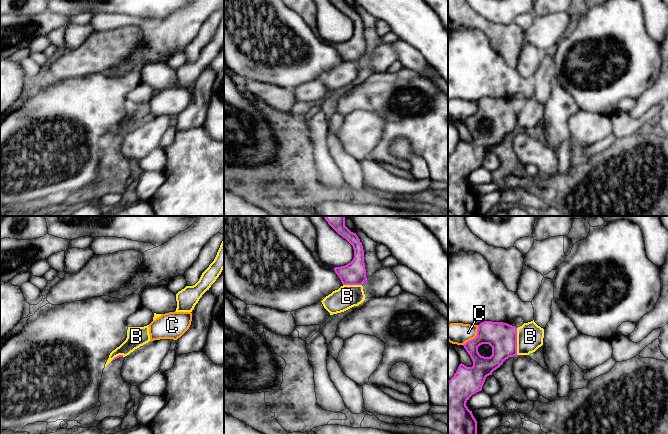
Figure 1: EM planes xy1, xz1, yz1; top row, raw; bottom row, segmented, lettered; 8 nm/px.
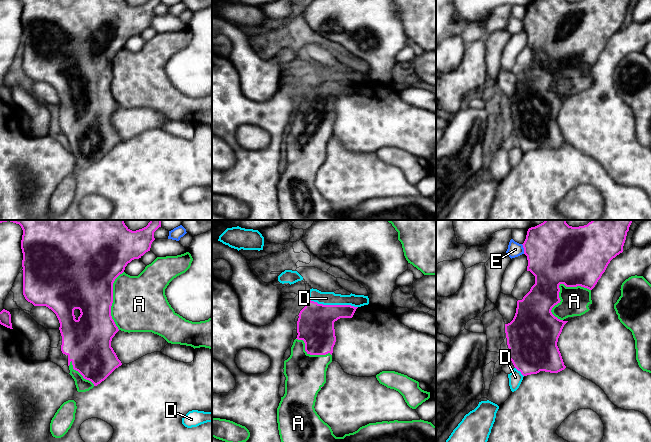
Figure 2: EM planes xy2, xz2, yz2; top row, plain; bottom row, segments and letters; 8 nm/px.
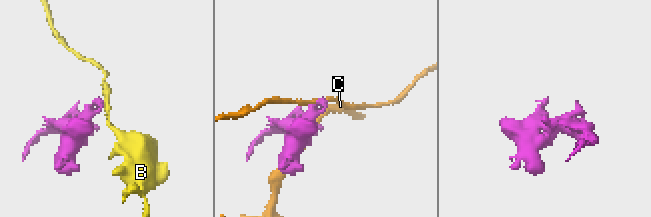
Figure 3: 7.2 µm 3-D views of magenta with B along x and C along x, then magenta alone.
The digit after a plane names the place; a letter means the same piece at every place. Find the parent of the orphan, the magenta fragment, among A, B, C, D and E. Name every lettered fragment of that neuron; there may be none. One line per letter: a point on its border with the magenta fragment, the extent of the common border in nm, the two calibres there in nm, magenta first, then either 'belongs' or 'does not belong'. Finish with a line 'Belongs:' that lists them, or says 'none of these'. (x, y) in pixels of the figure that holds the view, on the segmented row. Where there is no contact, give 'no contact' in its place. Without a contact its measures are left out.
A: yz2 (560, 283) | 380 nm | 480/220 nm | belongs
B: yz1 (516, 341) | 220 nm | 240/220 nm | does not belong
C: yz1 (475, 337) | 200 nm | 240/180 nm | does not belong
D: xz2 (333, 305) | 400 nm | 300/110 nm | does not belong
E: yz2 (524, 249) | 80 nm | 480/120 nm | does not belong
Belongs: A

